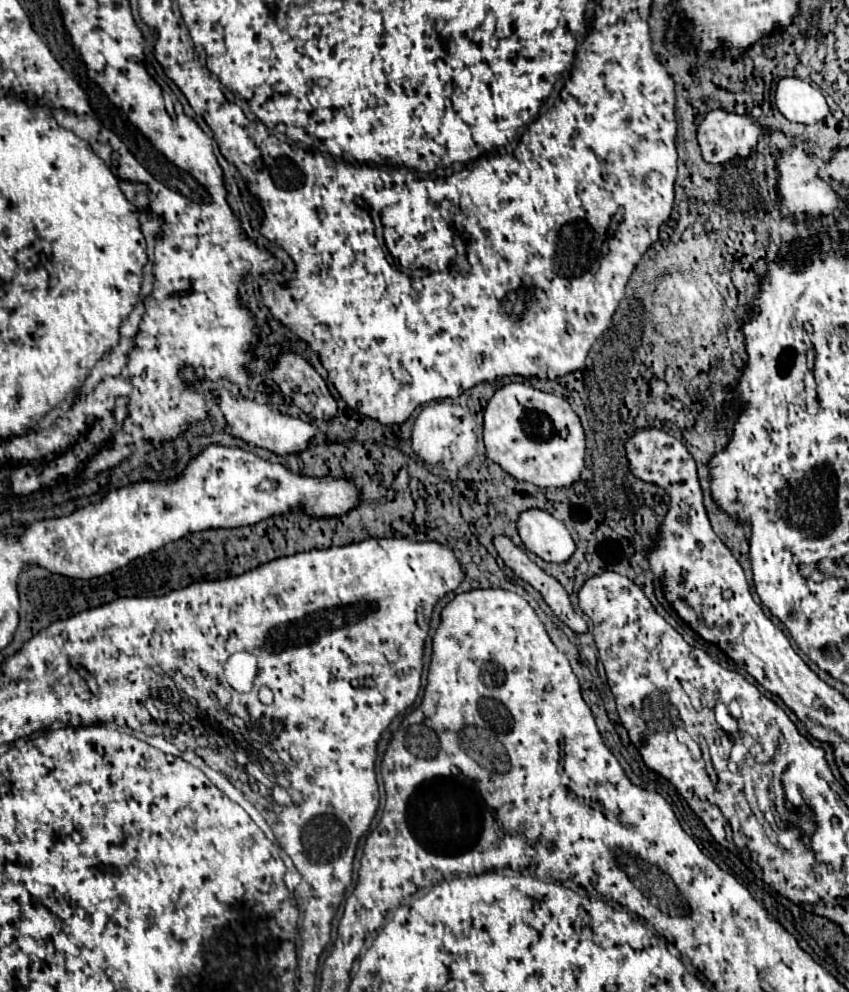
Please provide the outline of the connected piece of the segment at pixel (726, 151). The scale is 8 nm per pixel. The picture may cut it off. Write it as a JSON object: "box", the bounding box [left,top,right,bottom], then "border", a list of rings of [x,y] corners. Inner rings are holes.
{"box":[698,110,766,164],"border":[[[714,110],[698,126],[698,144],[706,162],[724,164],[734,156],[750,156],[762,132],[766,128],[748,116]]]}

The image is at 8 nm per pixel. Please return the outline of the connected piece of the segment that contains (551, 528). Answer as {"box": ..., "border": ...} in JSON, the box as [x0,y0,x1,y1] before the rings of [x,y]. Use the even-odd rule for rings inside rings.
{"box":[518,510,576,564],"border":[[[542,510],[522,512],[518,518],[518,534],[524,546],[546,562],[564,564],[576,548],[566,526]]]}

